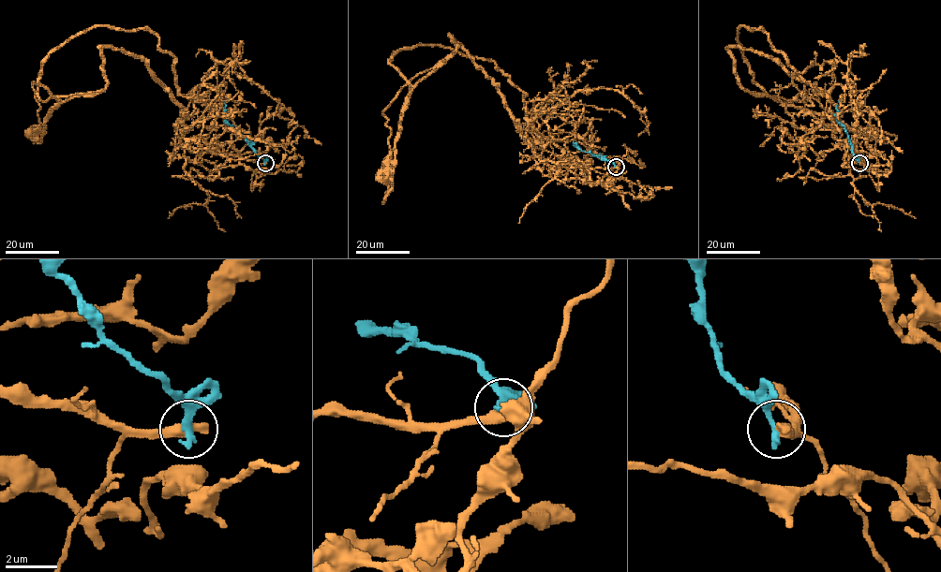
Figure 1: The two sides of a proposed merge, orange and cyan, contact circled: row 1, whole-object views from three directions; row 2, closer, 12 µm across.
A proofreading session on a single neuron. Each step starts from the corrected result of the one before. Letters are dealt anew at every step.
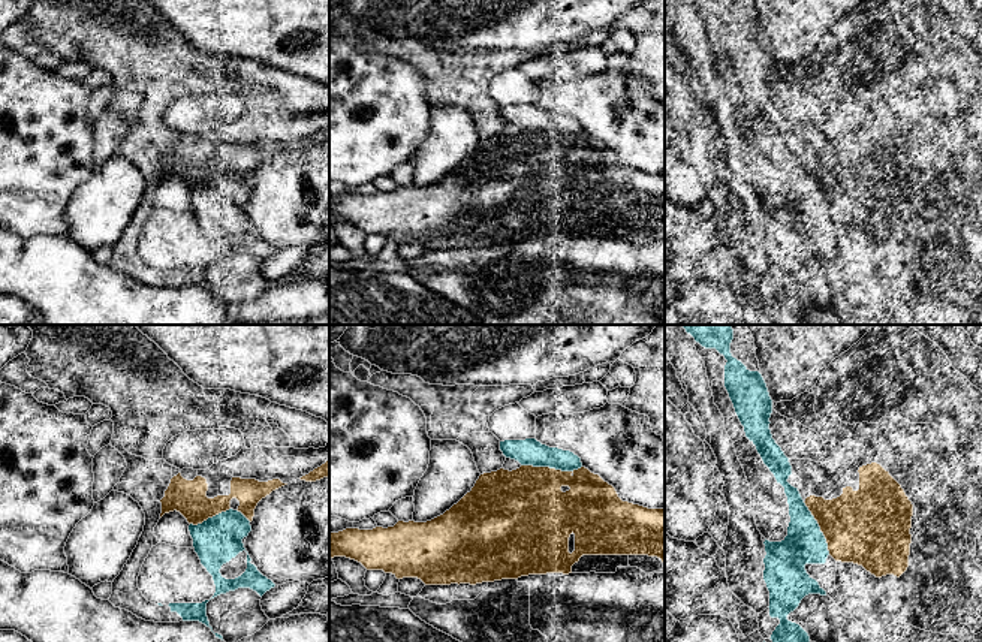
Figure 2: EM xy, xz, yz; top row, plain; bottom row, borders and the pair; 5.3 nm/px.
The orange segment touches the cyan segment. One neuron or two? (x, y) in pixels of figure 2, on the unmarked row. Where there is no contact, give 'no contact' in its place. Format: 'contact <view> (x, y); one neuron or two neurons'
contact xz (551, 133); two neurons

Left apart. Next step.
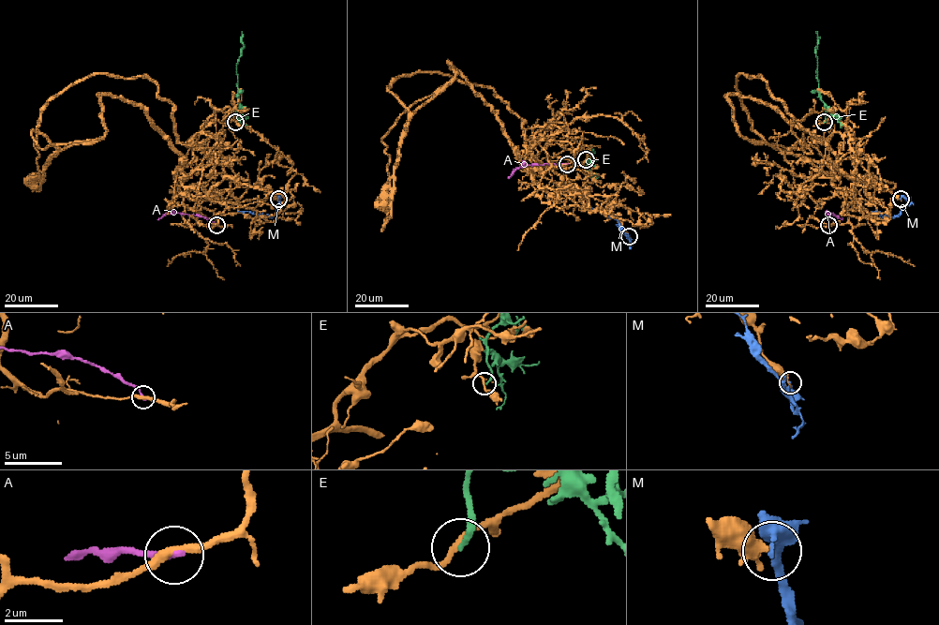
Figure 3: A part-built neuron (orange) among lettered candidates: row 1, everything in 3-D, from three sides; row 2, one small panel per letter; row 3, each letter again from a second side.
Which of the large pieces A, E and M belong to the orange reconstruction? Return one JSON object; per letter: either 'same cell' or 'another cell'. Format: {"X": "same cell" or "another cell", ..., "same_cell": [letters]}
{"A": "another cell", "E": "another cell", "M": "another cell", "same_cell": []}

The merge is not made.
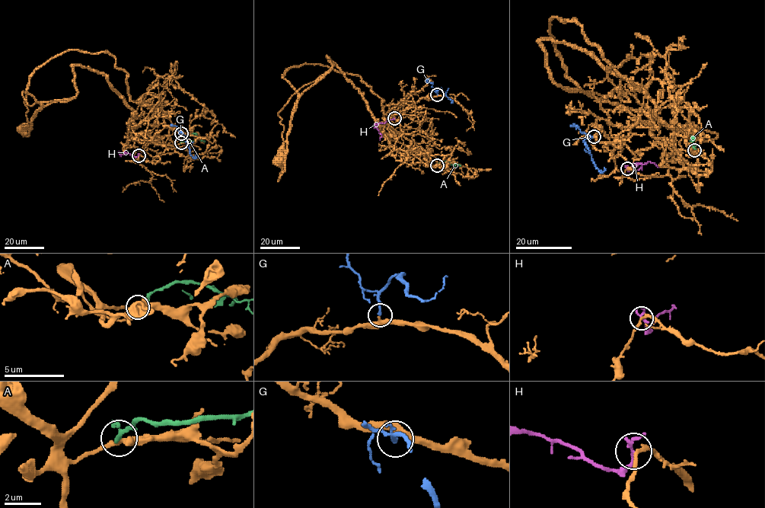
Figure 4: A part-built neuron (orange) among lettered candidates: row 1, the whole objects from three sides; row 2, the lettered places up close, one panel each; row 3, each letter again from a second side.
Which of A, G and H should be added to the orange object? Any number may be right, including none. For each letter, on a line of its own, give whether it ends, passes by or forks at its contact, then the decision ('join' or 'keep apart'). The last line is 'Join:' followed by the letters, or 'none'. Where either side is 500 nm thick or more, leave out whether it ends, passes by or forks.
A: it ends | keep apart
G: it ends | join
H: it passes by | keep apart
Join: G

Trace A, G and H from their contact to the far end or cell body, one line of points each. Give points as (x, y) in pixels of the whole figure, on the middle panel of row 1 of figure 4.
A: (437, 165), (447, 161), (453, 164), (444, 162)
G: (437, 94), (441, 87), (451, 101)
H: (394, 118), (375, 125), (382, 135), (380, 140)

